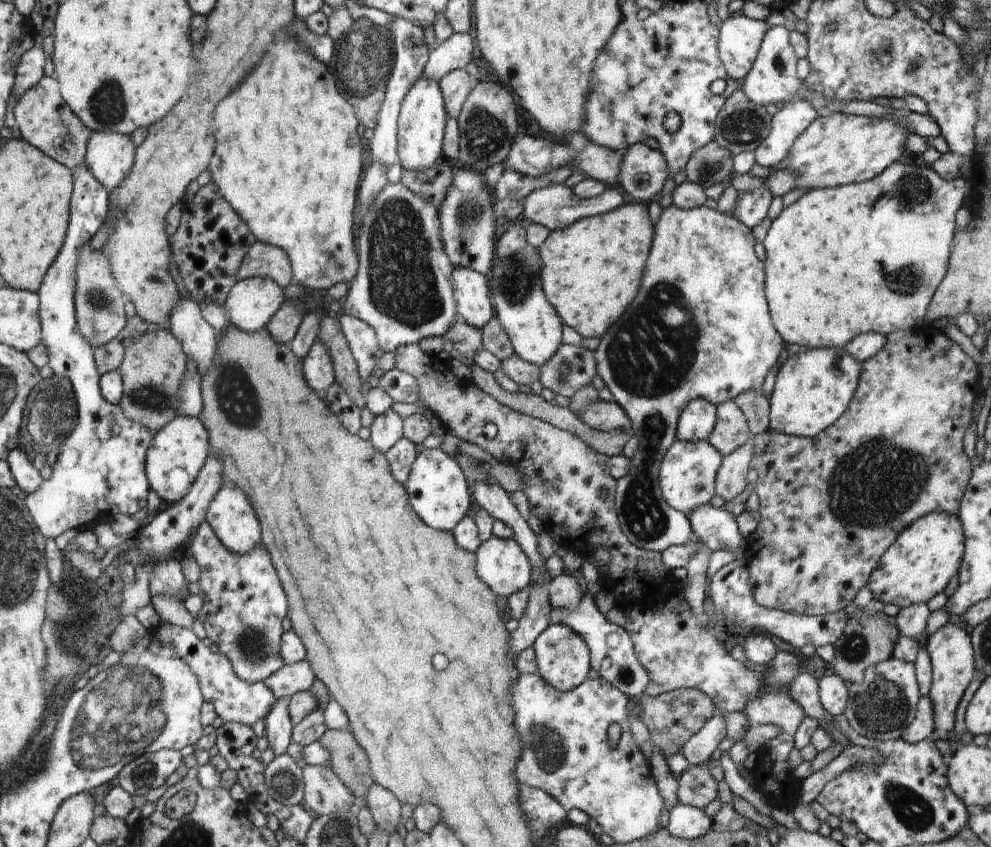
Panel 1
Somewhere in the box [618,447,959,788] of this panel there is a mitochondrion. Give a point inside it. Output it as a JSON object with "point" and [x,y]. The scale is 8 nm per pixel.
{"point":[880,706]}

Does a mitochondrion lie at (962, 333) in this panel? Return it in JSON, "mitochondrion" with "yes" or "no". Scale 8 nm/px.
{"mitochondrion":"no"}

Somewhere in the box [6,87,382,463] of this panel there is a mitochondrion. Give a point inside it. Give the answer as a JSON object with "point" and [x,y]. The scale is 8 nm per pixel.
{"point":[52,413]}

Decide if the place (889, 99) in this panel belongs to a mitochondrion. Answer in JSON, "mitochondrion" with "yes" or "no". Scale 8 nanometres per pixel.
{"mitochondrion":"no"}

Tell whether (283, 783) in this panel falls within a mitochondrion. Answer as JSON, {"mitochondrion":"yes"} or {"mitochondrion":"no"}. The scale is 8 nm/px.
{"mitochondrion":"yes"}

